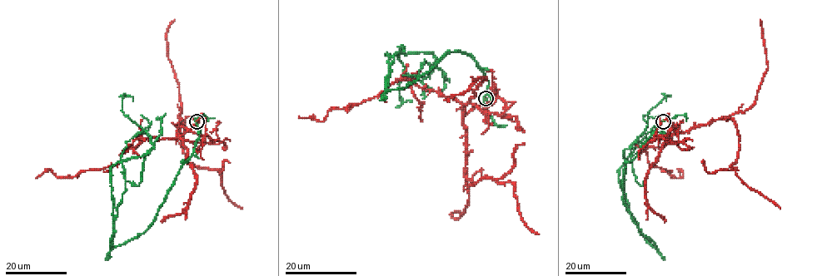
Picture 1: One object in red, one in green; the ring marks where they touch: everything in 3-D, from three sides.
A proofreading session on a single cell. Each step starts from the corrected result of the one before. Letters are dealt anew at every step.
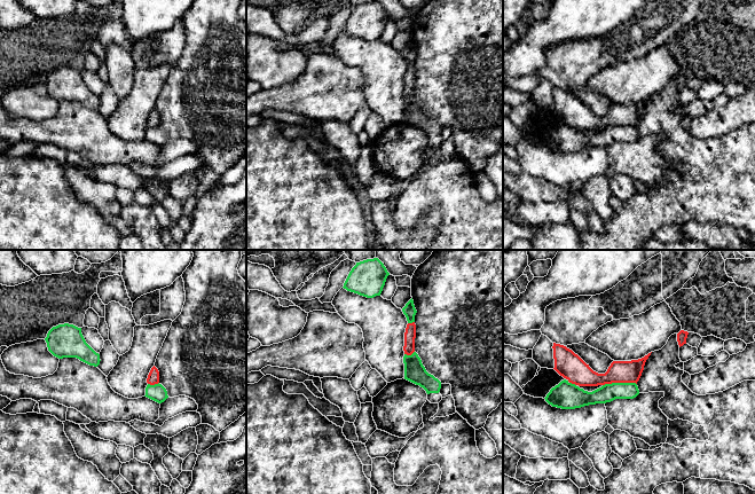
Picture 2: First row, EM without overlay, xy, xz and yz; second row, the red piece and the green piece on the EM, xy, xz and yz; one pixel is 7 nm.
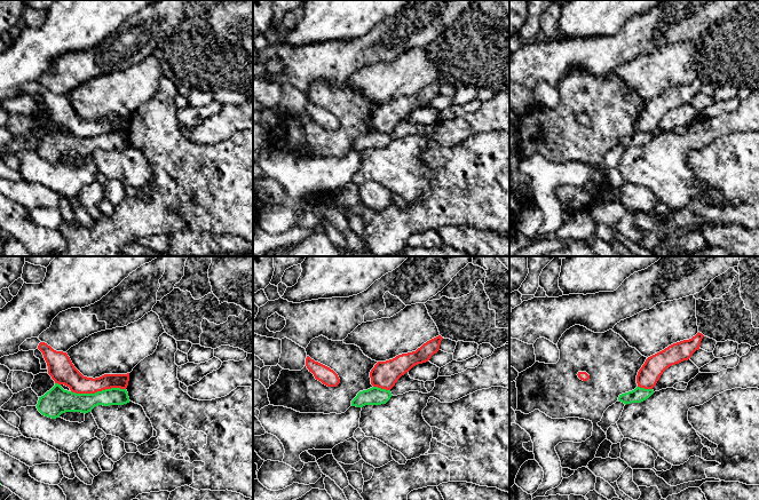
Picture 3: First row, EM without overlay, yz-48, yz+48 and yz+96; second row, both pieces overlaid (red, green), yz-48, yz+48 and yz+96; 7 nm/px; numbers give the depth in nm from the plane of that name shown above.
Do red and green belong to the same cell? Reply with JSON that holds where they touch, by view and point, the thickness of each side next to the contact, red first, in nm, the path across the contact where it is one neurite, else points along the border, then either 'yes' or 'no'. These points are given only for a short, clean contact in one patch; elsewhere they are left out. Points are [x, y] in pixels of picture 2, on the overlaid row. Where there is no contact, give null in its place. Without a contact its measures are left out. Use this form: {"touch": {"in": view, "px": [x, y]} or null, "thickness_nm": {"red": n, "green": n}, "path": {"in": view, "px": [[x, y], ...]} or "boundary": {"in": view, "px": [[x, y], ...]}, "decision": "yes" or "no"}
{"touch": {"in": "yz", "px": [619, 382]}, "thickness_nm": {"red": 160, "green": 130}, "decision": "no"}

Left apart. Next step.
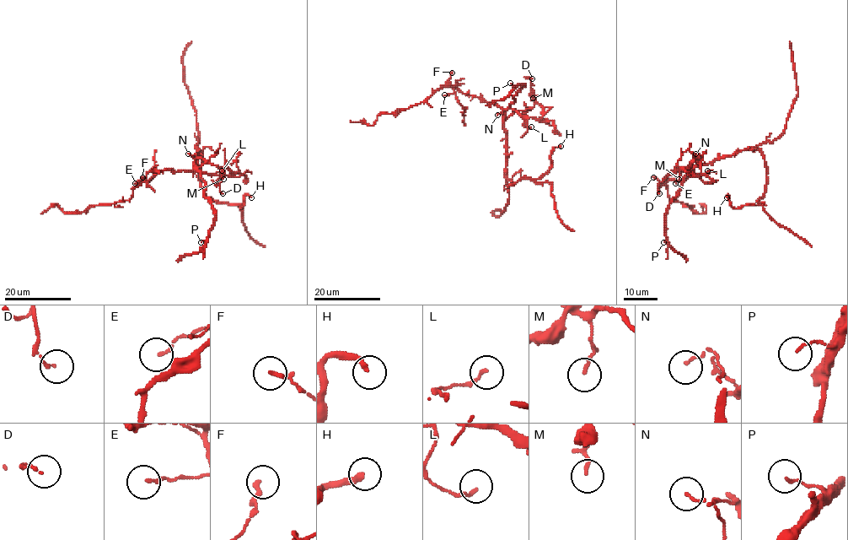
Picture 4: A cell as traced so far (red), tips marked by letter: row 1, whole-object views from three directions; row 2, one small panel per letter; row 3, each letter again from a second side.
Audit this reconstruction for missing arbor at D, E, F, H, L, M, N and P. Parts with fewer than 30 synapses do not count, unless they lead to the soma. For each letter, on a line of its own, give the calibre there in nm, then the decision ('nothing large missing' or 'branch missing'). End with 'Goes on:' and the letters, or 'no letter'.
D: 110 nm thick; nothing large missing
E: 130 nm thick; nothing large missing
F: 180 nm thick; nothing large missing
H: 240 nm thick; nothing large missing
L: 130 nm thick; nothing large missing
M: 140 nm thick; nothing large missing
N: 110 nm thick; nothing large missing
P: 90 nm thick; nothing large missing
Goes on: no letter

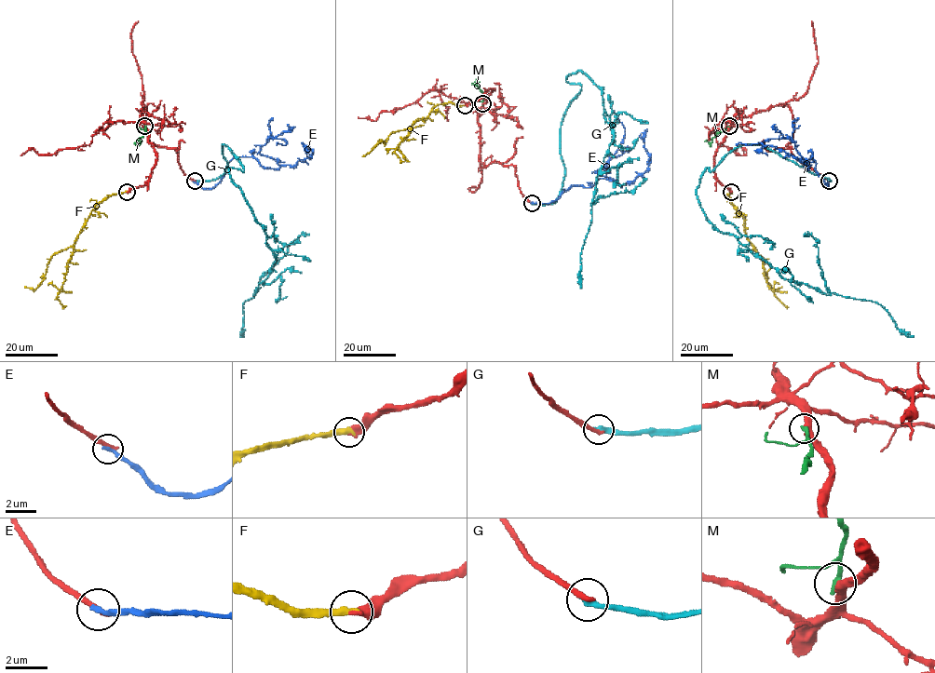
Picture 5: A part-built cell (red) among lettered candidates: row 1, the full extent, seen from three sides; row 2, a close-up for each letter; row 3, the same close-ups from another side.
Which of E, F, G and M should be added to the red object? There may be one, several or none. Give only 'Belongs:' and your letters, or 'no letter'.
Belongs: F

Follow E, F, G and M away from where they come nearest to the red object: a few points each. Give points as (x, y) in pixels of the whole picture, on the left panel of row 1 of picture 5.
E: (193, 181), (210, 189), (239, 156), (277, 168), (274, 159), (259, 153), (269, 139), (287, 142), (277, 144)
F: (127, 192), (108, 195), (99, 201), (75, 241), (50, 257), (43, 280), (33, 289), (24, 287)
G: (195, 181), (224, 172), (231, 151), (243, 168), (231, 180), (276, 255), (243, 304), (244, 336)
M: (144, 127), (145, 133), (140, 144), (135, 142)

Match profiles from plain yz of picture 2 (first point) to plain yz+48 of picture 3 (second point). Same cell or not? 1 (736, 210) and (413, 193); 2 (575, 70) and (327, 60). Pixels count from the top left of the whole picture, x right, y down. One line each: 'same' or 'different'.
1: different
2: same

